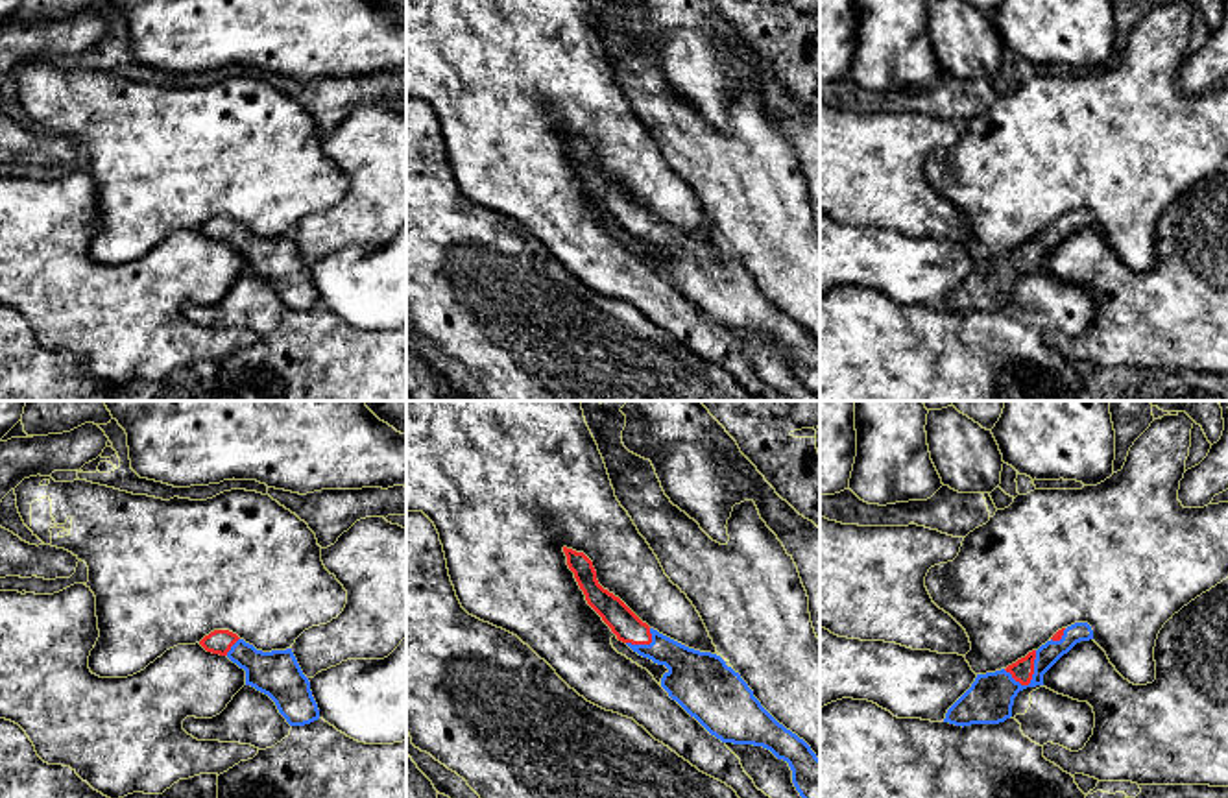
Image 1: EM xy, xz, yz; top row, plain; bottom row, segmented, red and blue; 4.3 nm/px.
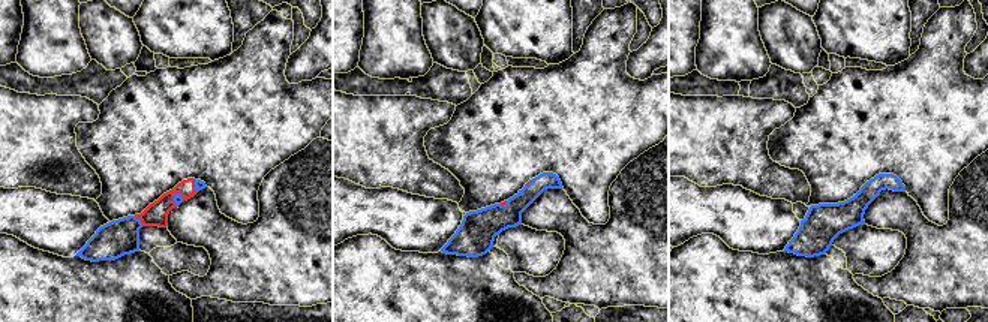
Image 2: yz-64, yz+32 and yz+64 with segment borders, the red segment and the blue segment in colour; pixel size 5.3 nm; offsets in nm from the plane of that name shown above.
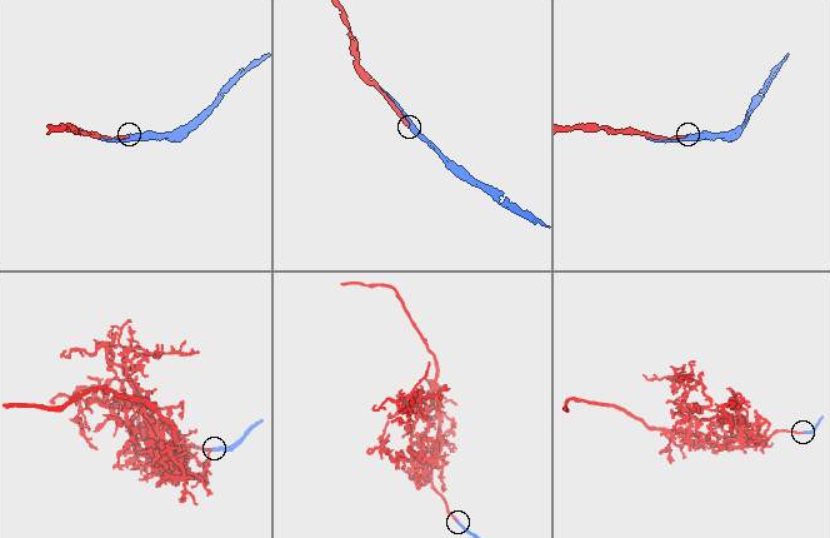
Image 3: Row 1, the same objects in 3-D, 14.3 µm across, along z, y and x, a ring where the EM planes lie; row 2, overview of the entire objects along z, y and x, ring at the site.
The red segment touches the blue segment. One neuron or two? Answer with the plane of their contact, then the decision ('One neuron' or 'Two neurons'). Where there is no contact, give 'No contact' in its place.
Touches red in yz. One neuron

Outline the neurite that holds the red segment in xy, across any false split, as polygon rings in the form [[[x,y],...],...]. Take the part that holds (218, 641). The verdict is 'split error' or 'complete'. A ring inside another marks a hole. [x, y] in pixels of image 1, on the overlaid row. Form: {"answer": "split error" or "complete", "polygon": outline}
{"answer": "split error", "polygon": [[[214,630],[199,645],[244,669],[246,685],[268,695],[290,726],[305,726],[319,719],[310,682],[292,648],[262,652],[229,630]]]}

